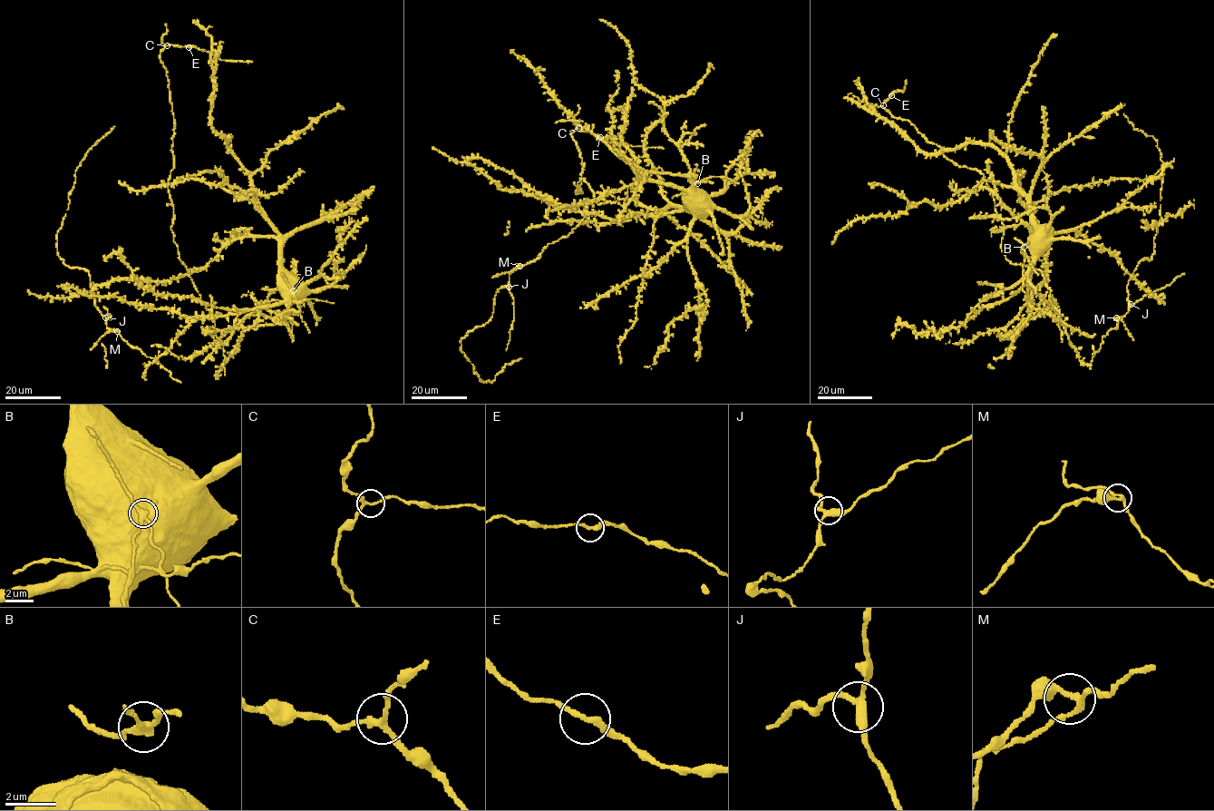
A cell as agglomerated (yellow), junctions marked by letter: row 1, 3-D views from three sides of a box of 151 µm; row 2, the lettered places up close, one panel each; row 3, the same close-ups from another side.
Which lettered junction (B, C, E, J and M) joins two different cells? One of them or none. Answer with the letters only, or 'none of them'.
B

